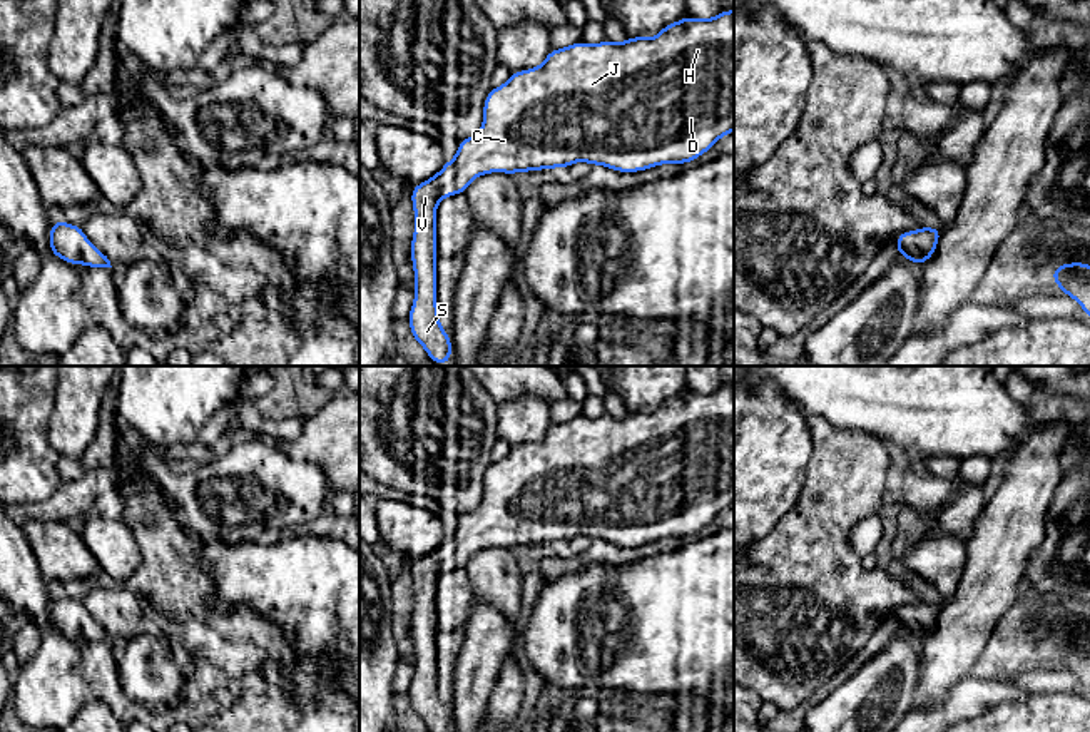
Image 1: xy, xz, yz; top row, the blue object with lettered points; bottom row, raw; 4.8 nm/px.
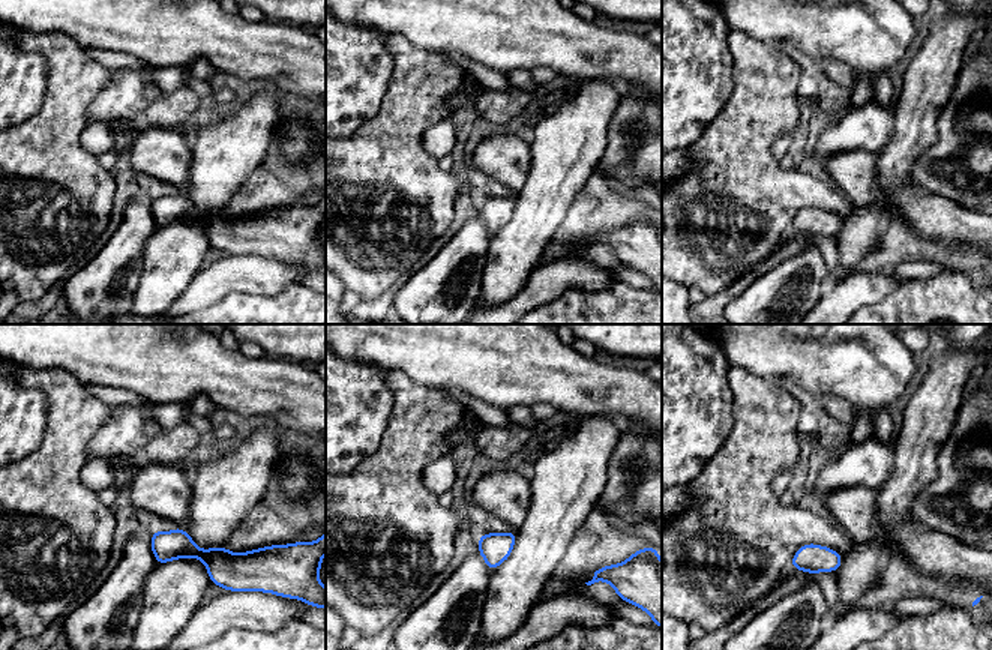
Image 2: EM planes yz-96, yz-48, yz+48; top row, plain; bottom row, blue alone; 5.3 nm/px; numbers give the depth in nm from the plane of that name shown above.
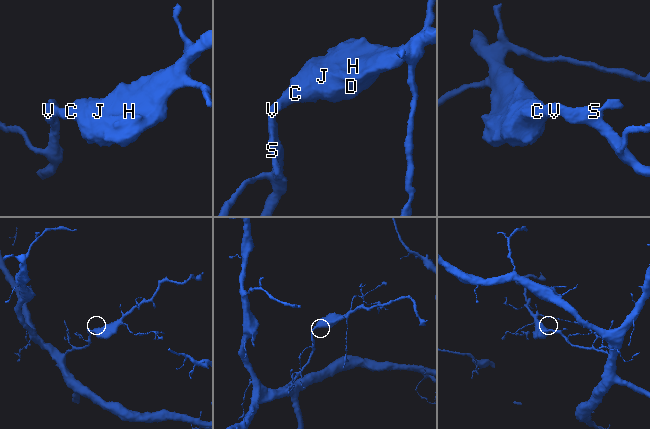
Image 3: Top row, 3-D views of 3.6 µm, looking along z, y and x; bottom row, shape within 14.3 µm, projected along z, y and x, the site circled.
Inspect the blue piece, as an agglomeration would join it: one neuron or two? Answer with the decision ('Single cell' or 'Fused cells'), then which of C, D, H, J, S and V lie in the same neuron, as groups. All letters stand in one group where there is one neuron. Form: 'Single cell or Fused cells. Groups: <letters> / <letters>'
Single cell. Groups: C D H J S V

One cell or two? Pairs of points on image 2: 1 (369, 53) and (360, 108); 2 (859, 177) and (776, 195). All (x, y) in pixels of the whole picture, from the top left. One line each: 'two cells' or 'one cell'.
1: one cell
2: two cells

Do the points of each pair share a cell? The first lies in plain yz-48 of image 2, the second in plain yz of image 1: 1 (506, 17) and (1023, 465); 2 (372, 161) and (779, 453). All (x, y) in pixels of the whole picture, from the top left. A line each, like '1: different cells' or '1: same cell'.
1: different cells
2: different cells

